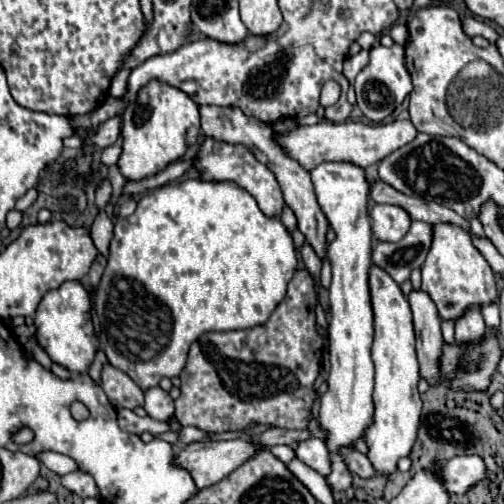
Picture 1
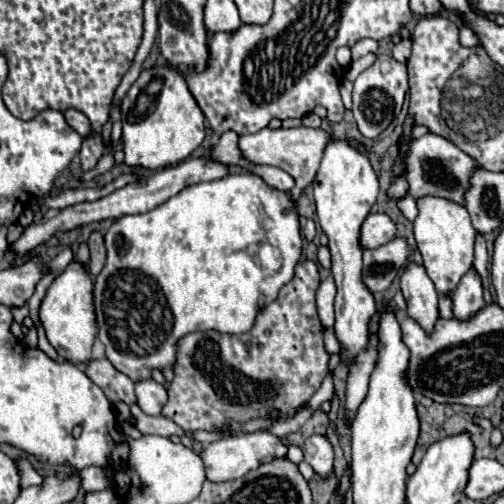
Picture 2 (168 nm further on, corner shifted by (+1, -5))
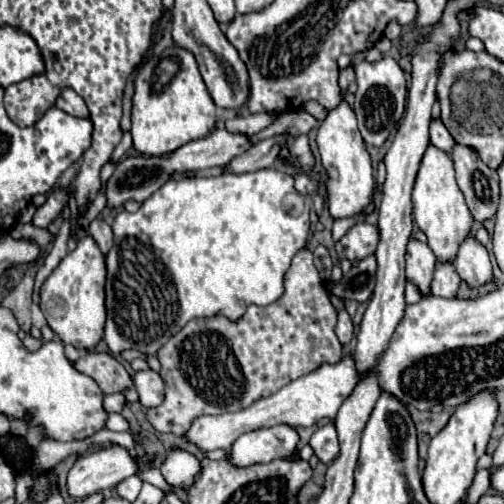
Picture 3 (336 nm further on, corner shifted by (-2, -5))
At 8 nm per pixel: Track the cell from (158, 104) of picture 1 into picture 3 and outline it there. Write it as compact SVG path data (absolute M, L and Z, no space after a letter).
M169 47L147 61L135 79L131 123L133 147L147 157L169 155L185 143L203 139L211 133L215 127L215 105L201 79L195 57L189 51Z

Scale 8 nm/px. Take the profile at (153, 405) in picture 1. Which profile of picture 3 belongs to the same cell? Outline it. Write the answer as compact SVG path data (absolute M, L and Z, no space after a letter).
M151 369L137 371L133 381L135 381L135 389L139 393L139 401L143 407L151 409L151 407L161 405L161 401L165 397L165 383L159 377L159 373L155 373Z

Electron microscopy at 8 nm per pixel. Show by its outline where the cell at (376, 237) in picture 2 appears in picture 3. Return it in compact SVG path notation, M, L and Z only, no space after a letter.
M357 221L345 237L335 245L339 257L349 261L359 261L371 253L375 253L379 243L379 229L377 225L371 225L367 221Z

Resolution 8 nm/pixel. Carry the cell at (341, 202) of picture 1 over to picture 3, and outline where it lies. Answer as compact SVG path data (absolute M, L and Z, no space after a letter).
M348 66L340 70L338 84L341 87L343 101L339 107L327 113L327 119L319 127L317 133L317 145L321 153L321 163L327 173L327 207L331 217L337 219L357 219L363 215L367 205L373 199L373 189L375 189L375 179L373 179L373 167L371 167L371 157L367 153L365 141L357 129L357 119L355 113L349 109L345 103L348 86L355 81L355 70Z

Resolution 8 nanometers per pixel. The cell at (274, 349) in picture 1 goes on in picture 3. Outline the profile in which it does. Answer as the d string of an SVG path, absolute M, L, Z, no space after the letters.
M301 249L287 271L285 293L275 303L267 307L251 305L237 323L231 323L225 317L193 319L175 337L171 337L163 349L159 349L157 357L161 361L161 377L165 381L165 399L159 407L147 411L147 419L161 433L183 435L201 415L221 415L247 409L257 399L277 393L291 381L319 369L321 365L339 363L343 353L333 331L335 321L337 311L327 297L327 289L323 291L323 279L313 265L313 253L309 249Z

